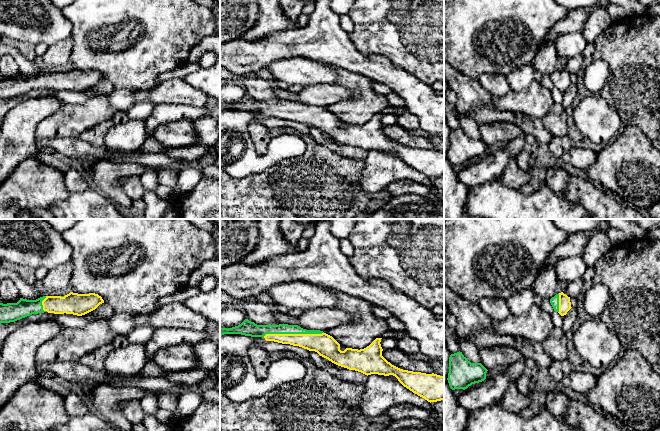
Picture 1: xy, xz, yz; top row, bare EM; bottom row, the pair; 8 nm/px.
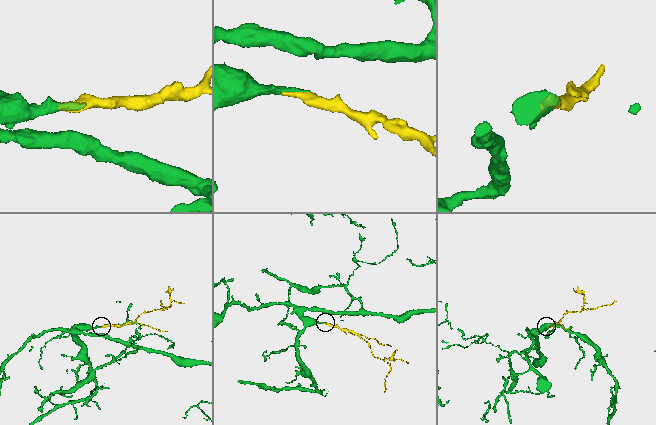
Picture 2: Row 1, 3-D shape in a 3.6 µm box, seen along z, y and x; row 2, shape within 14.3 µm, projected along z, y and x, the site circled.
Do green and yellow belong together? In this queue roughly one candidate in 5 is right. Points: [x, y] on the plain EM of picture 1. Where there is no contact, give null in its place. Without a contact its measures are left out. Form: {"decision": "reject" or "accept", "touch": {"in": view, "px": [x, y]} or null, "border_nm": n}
{"decision": "accept", "touch": {"in": "xz", "px": [293, 109]}, "border_nm": 480}

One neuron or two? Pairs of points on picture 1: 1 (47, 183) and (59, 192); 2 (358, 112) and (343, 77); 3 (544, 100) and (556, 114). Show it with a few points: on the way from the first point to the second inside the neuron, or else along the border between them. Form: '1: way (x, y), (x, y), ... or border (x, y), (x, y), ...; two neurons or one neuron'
1: way (50, 186), (56, 190); one neuron
2: way (361, 103), (358, 92), (352, 86); one neuron
3: border (554, 103), (541, 119); two neurons

